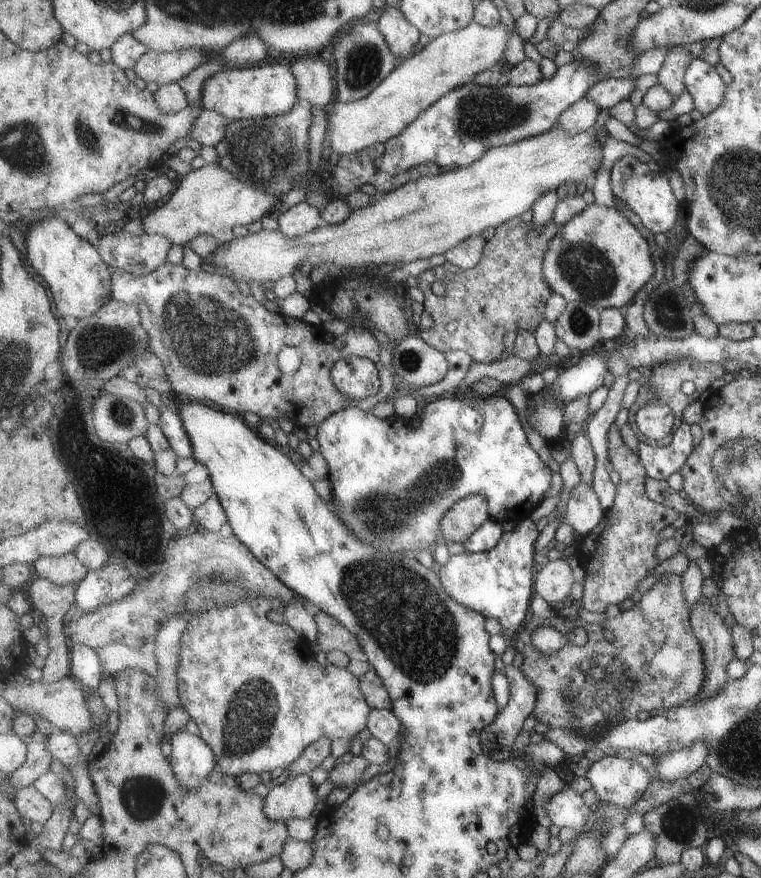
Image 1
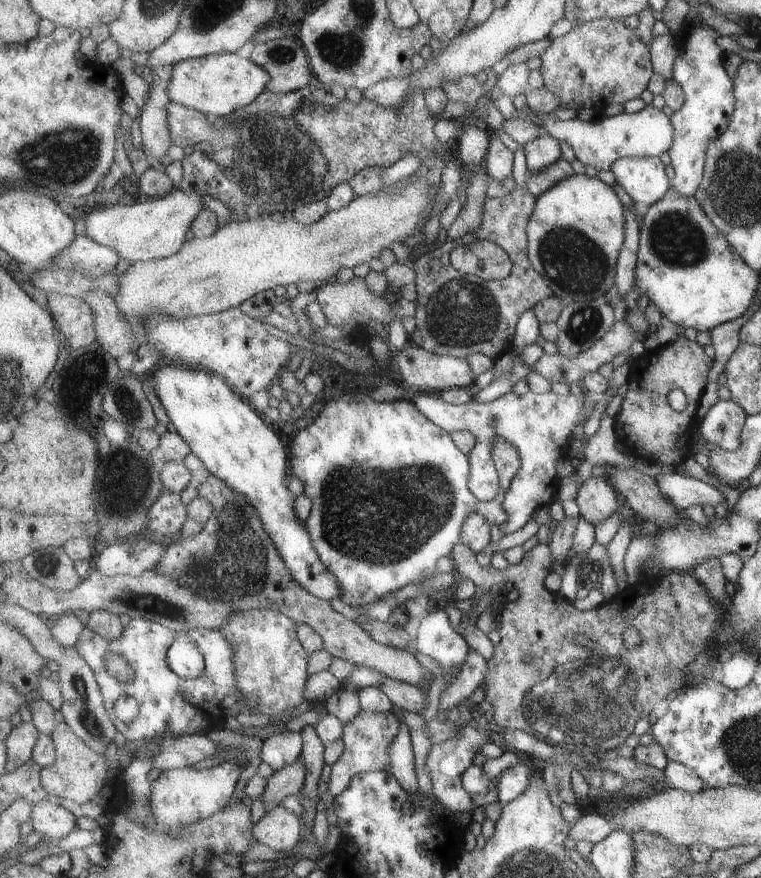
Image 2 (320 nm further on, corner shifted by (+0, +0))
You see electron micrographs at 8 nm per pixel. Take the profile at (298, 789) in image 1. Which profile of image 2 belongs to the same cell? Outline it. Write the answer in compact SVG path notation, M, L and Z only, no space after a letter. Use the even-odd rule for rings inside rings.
M278 805L268 810L267 815L255 825L254 834L259 843L274 851L292 850L299 842L302 816L289 812Z

